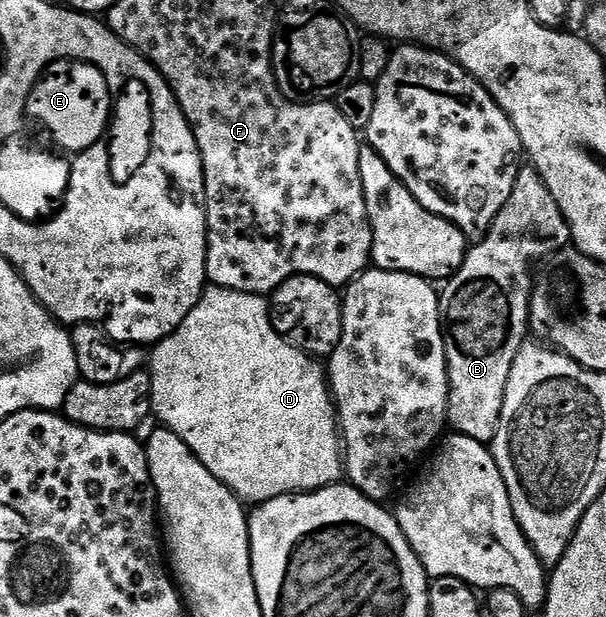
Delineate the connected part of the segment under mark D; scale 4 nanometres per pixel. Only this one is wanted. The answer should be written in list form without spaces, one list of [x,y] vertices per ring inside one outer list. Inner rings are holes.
[[[214,286],[208,287],[204,291],[203,297],[197,302],[197,306],[193,306],[193,310],[189,310],[189,314],[185,318],[185,322],[181,322],[181,326],[172,330],[168,336],[163,340],[158,341],[154,345],[155,348],[149,352],[149,371],[151,373],[151,410],[154,419],[159,419],[158,423],[162,427],[173,430],[173,434],[177,434],[177,438],[181,438],[181,442],[185,442],[185,446],[189,446],[189,450],[193,450],[193,454],[199,459],[201,463],[207,467],[209,474],[213,474],[213,478],[217,478],[226,488],[231,489],[240,500],[244,502],[250,502],[252,505],[258,506],[264,504],[266,500],[272,500],[278,496],[290,496],[292,494],[298,494],[301,492],[316,492],[319,488],[327,488],[330,484],[340,483],[345,476],[345,449],[341,443],[341,433],[337,423],[337,413],[335,410],[335,401],[331,399],[331,389],[329,387],[329,381],[324,368],[324,365],[320,363],[316,357],[307,355],[302,349],[297,348],[287,338],[281,336],[274,326],[271,324],[272,309],[269,307],[268,301],[262,296],[254,296],[253,294],[245,294],[244,292],[238,292],[237,290],[229,290],[228,288],[217,288]]]

